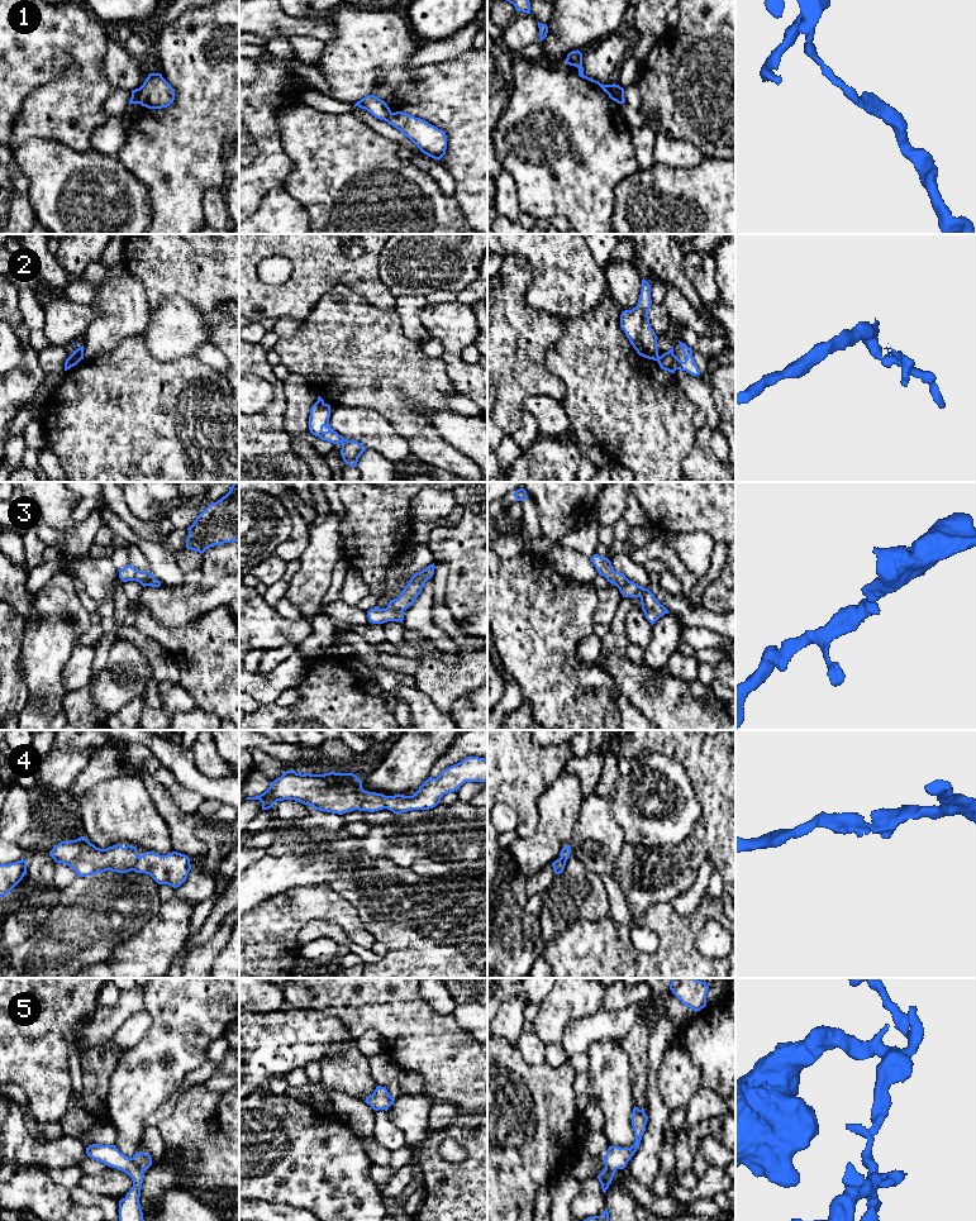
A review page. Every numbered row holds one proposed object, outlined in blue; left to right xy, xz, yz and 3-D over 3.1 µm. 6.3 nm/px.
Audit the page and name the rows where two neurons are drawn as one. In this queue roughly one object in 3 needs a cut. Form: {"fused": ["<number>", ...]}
{"fused": ["1", "2", "5"]}

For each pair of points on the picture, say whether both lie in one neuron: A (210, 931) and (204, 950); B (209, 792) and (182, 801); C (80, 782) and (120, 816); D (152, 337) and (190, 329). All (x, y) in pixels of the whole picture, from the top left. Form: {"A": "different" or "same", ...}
{"A": "different", "B": "different", "C": "different", "D": "same"}

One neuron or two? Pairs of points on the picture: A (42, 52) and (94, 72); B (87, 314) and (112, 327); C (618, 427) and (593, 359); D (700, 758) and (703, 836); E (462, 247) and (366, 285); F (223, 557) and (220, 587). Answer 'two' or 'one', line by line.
A: one
B: two
C: one
D: one
E: two
F: two

